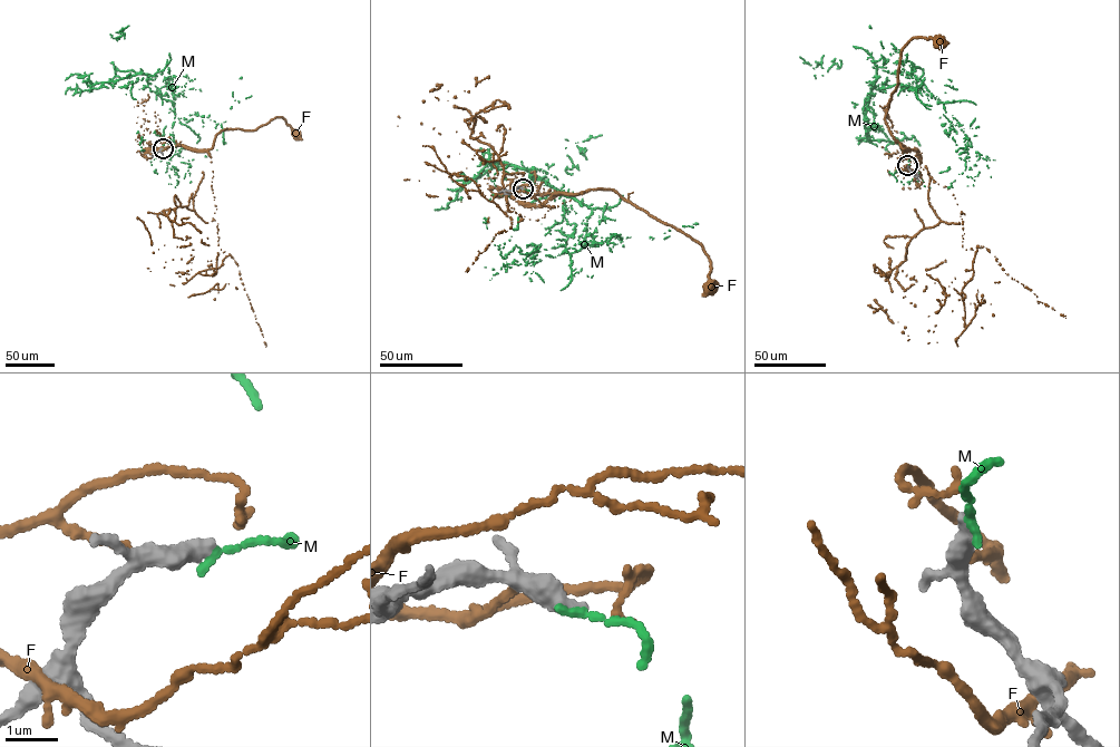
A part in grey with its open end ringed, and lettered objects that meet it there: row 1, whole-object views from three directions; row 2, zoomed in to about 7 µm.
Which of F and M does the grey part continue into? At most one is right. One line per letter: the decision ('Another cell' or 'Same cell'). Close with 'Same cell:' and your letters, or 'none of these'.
F: Another cell
M: Another cell
Same cell: none of these

